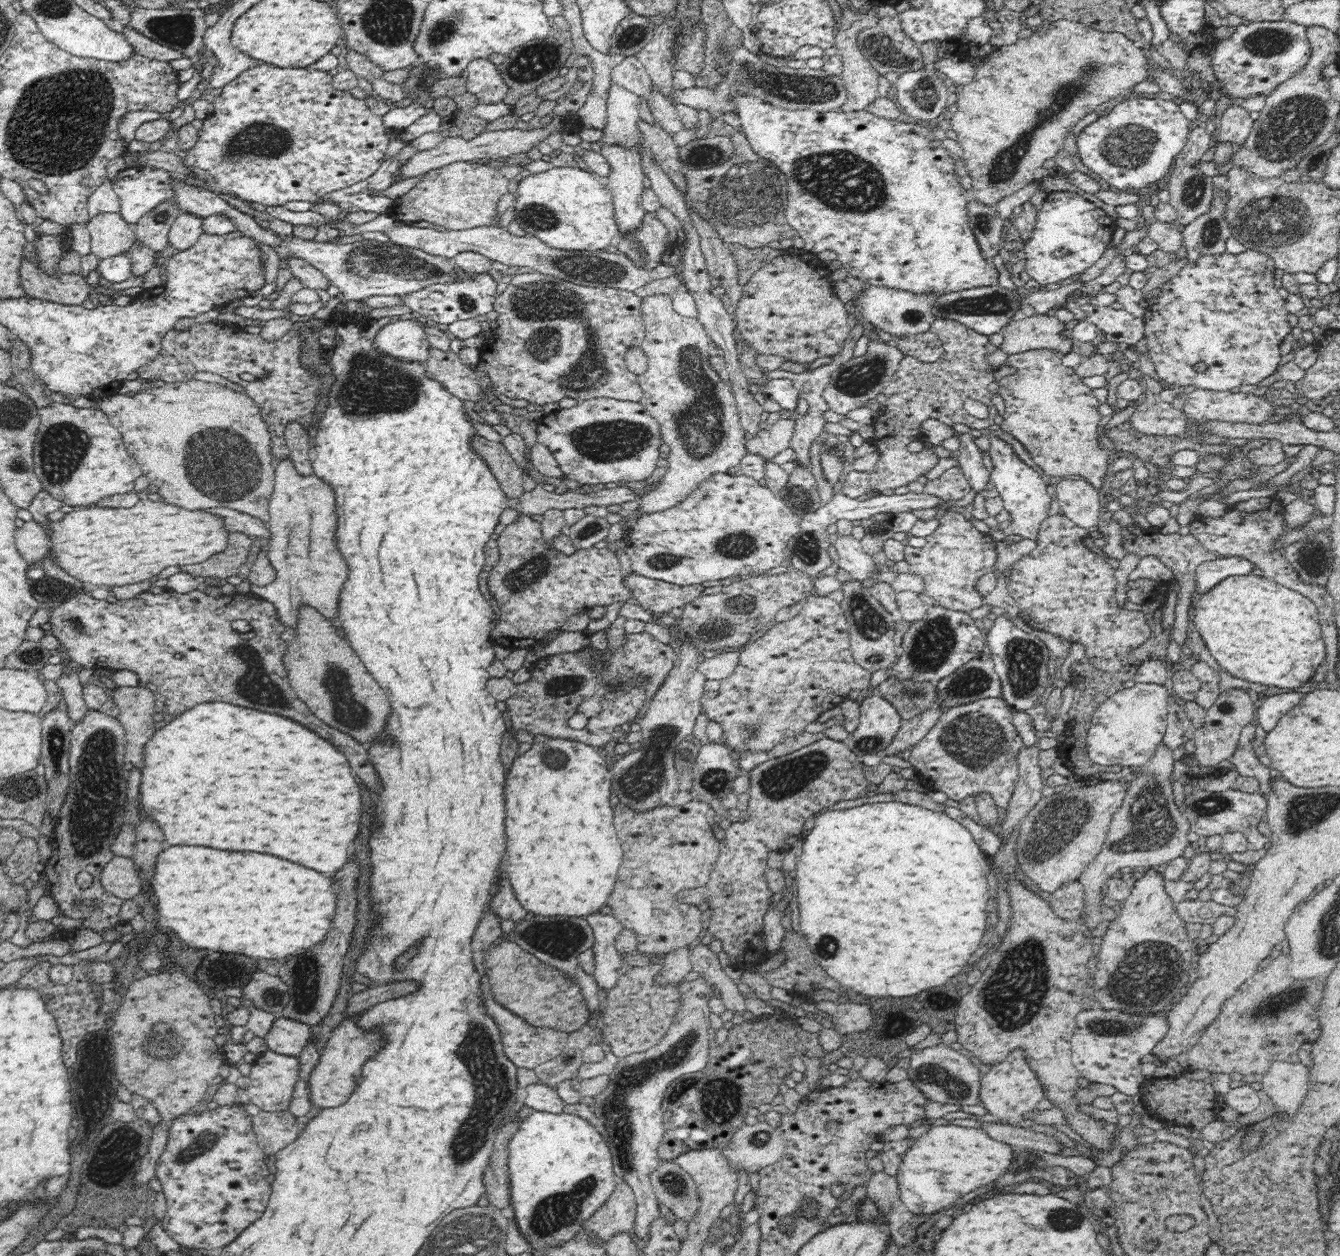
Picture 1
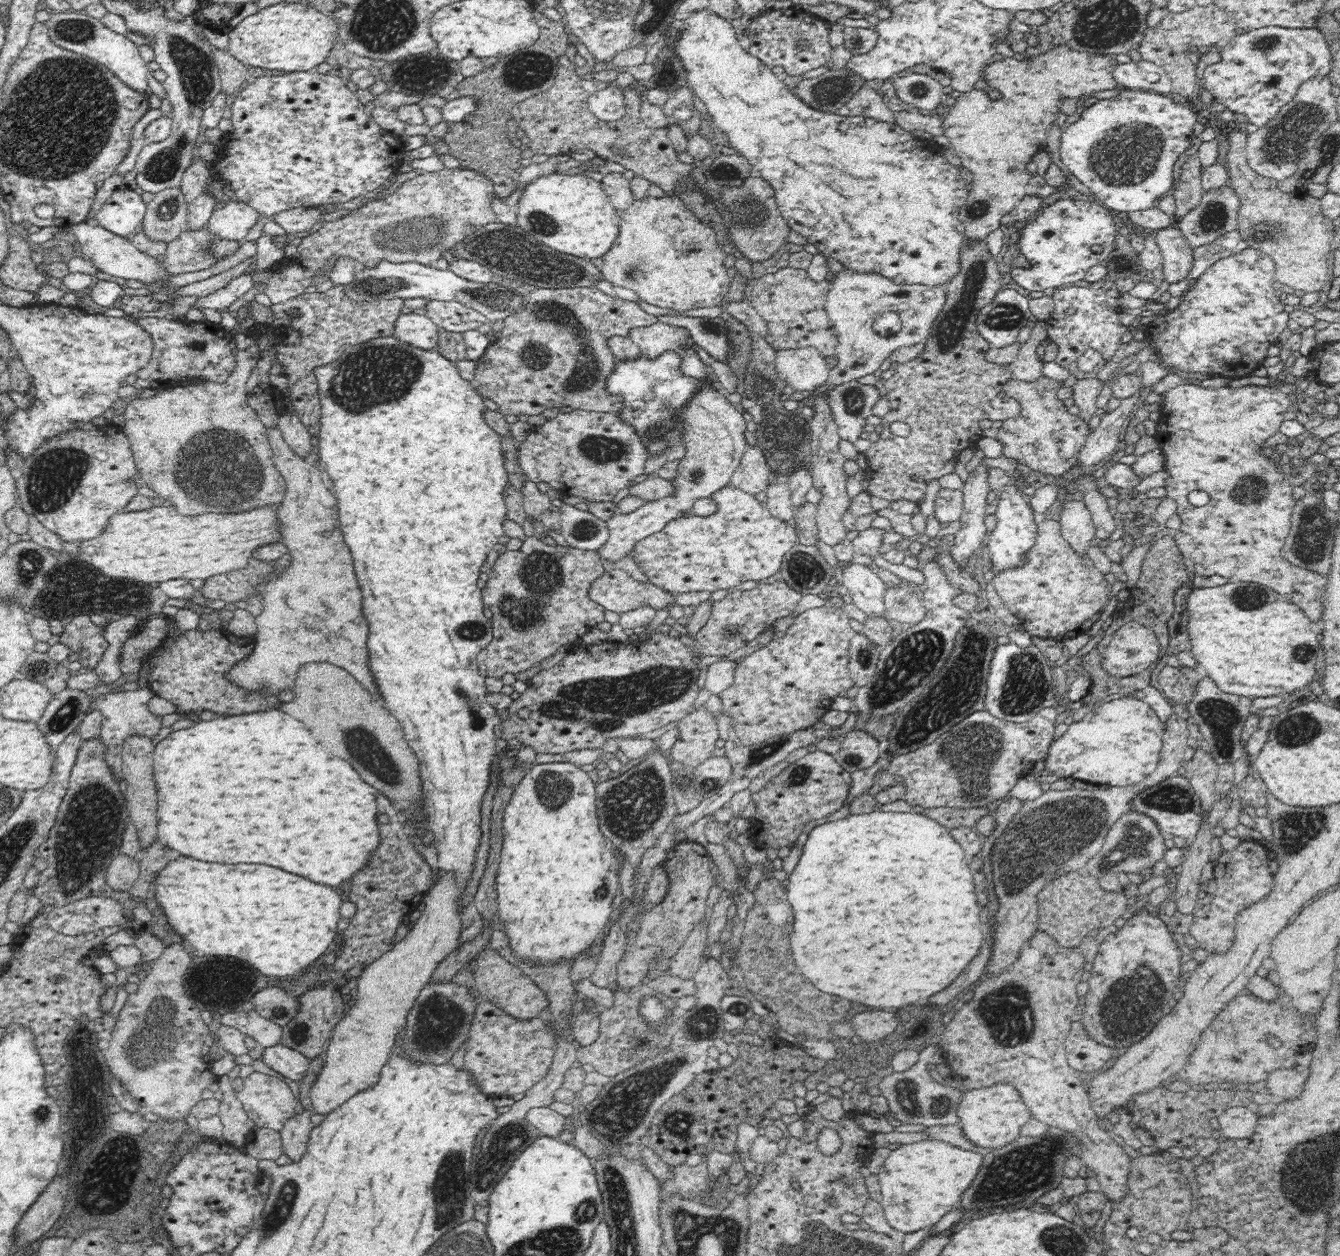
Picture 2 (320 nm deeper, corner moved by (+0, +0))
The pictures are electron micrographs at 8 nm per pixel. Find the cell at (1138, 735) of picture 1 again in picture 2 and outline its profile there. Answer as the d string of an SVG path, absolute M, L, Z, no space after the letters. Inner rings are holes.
M1137 697L1119 698L1112 702L1105 702L1094 712L1087 713L1081 720L1075 720L1068 726L1066 732L1051 742L1044 758L1044 768L1050 770L1050 774L1057 776L1060 780L1072 777L1085 784L1107 787L1135 785L1152 774L1157 767L1164 733L1164 725L1158 719L1156 712Z

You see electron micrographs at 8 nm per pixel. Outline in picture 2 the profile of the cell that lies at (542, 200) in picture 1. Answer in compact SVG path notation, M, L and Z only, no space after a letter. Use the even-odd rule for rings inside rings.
M553 173L544 177L538 177L529 185L525 186L522 198L520 200L520 206L517 209L517 222L521 223L522 226L525 226L526 230L535 230L535 232L538 233L538 237L542 237L542 240L540 240L540 242L542 242L542 244L546 244L546 246L554 249L556 252L562 254L572 254L572 256L578 258L600 258L600 256L605 255L606 252L608 252L610 248L612 248L614 240L617 240L619 235L619 228L621 225L621 218L619 217L618 210L610 205L607 192L602 188L601 182L597 182L595 179L581 174L573 175L571 173ZM546 218L547 220L552 220L552 222L554 223L554 232L552 232L552 234L546 234L546 232L536 230L536 225L540 224L542 220L546 220Z

